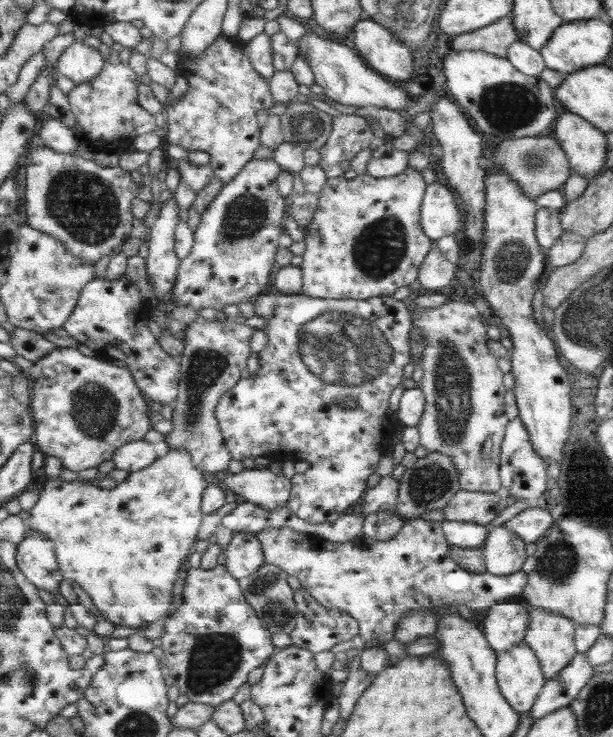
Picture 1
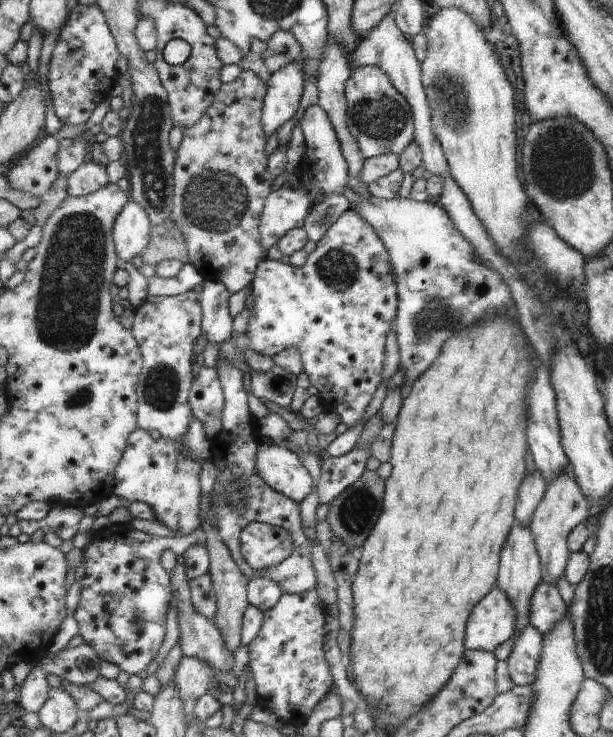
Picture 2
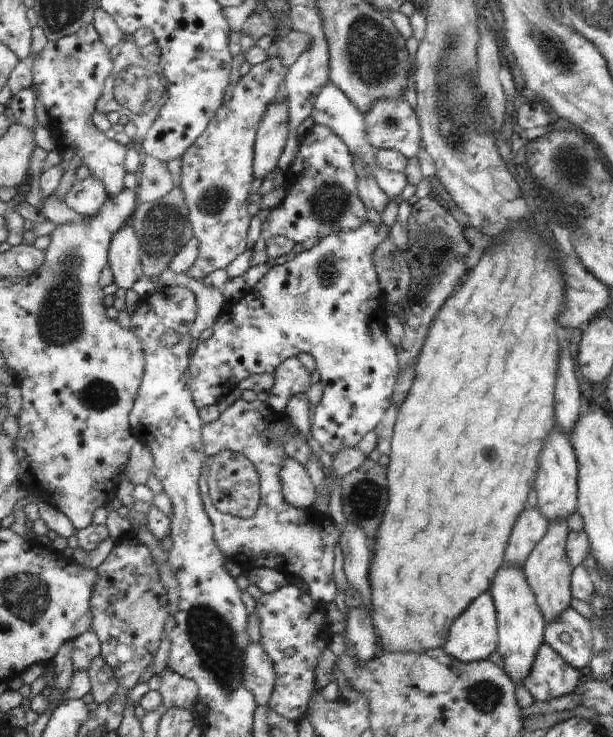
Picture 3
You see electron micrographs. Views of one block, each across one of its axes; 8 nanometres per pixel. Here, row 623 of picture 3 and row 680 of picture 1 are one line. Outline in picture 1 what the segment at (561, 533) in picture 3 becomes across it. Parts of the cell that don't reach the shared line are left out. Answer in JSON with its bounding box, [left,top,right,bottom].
[524,606,575,681]

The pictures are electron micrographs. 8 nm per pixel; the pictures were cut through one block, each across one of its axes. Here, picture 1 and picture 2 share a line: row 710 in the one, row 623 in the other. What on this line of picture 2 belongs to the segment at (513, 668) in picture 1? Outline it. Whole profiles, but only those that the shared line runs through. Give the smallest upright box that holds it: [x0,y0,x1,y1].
[494,523,539,661]

